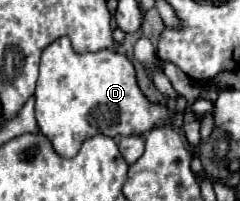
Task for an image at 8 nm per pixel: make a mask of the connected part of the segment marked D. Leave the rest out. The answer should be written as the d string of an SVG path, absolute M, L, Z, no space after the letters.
M66 36L44 48L34 94L38 128L52 142L52 148L64 158L76 156L82 142L96 134L110 138L144 136L158 126L172 124L176 116L174 108L150 102L142 94L136 70L124 54L116 50L76 54Z

